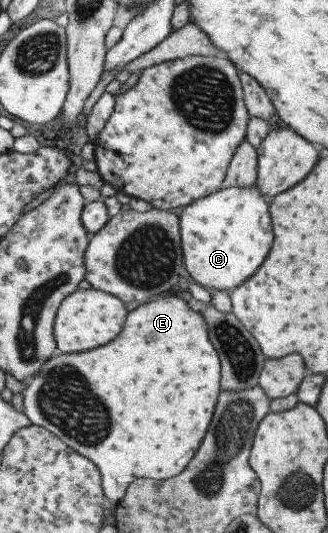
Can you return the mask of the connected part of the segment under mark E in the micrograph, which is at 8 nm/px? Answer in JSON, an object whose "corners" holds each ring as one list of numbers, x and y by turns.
{"corners":[[165,295,157,297,153,301,147,301,139,304,139,307,132,308,126,312,123,327,117,335,116,339,112,339,109,343,96,347,89,351,73,354,61,354,49,358,43,367,39,369,37,375,33,375,27,383,26,388,22,391,23,413,31,424,41,427,45,431,55,435,59,441,62,441,69,449,79,453,95,464,99,475,101,476,101,489,108,503,116,505,119,499,123,499,127,485,133,479,139,477,149,477,149,479,169,479,173,475,177,475,179,471,183,471,183,467,187,467,189,459,193,457,193,453,197,451,207,427,209,427,209,419,213,415,215,403,219,395,220,381,220,363,215,348,211,345,207,335,207,325,201,317,199,311,190,309,184,300,174,295]]}

